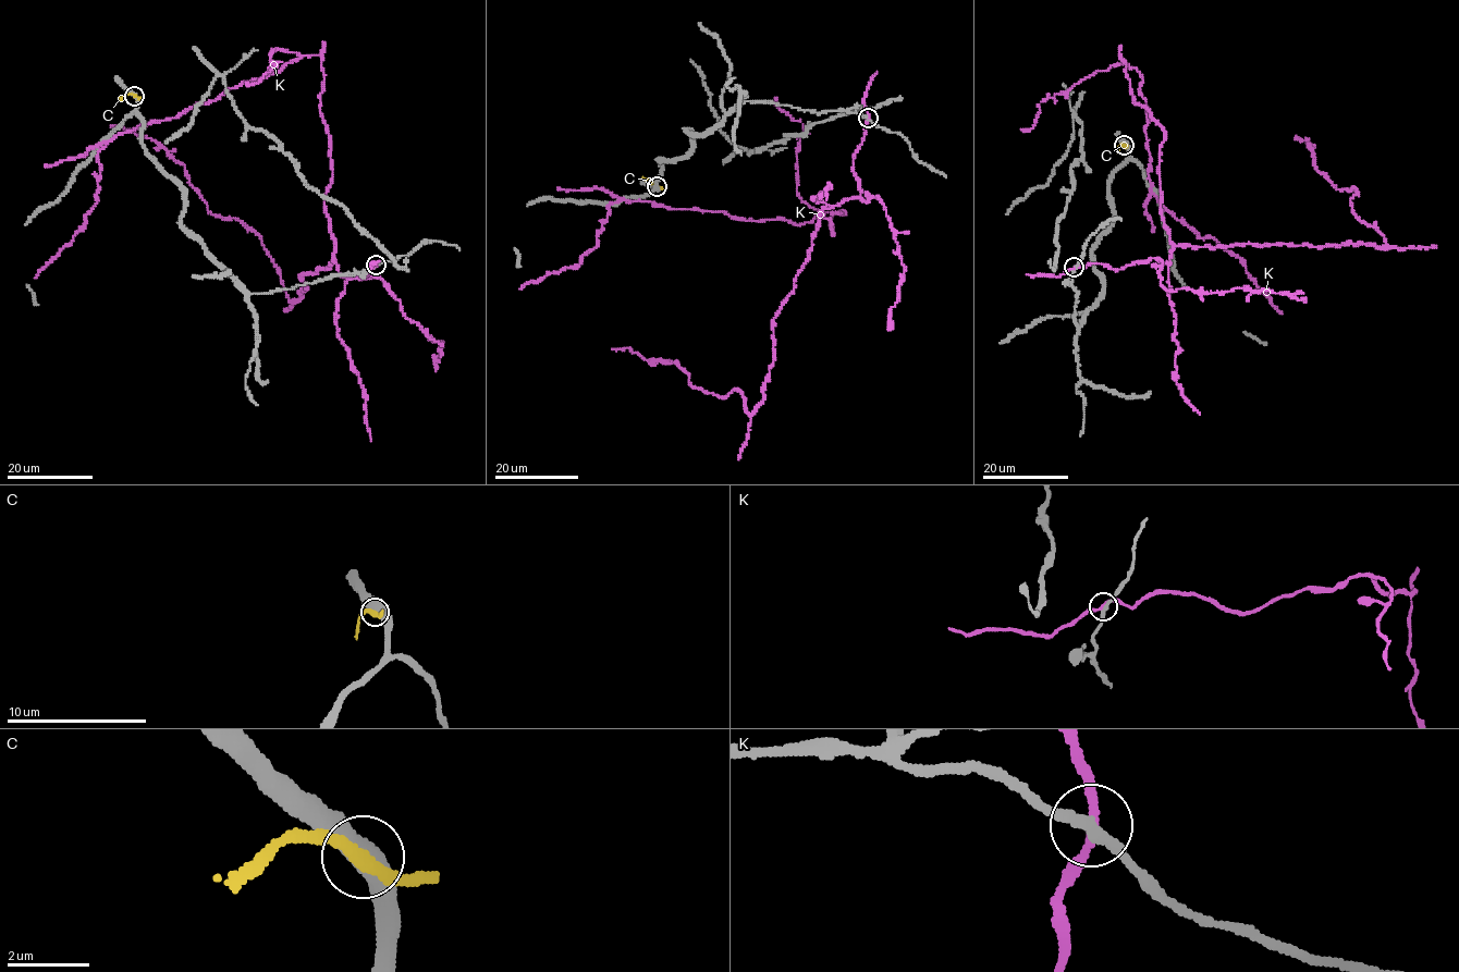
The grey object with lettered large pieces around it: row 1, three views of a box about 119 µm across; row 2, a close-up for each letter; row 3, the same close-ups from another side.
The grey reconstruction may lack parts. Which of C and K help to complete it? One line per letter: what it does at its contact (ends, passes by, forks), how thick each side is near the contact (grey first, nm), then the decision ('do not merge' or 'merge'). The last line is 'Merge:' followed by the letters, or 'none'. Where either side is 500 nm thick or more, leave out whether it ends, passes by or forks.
C: calibres 550 and 280 nm; do not merge
K: it passes by; calibres 280 and 200 nm; do not merge
Merge: none

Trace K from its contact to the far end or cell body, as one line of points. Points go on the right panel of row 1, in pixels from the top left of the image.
K: (1074, 267), (1169, 262), (1164, 130), (1133, 102), (1122, 59), (1141, 76), (1152, 193), (1237, 255), (1282, 312)

